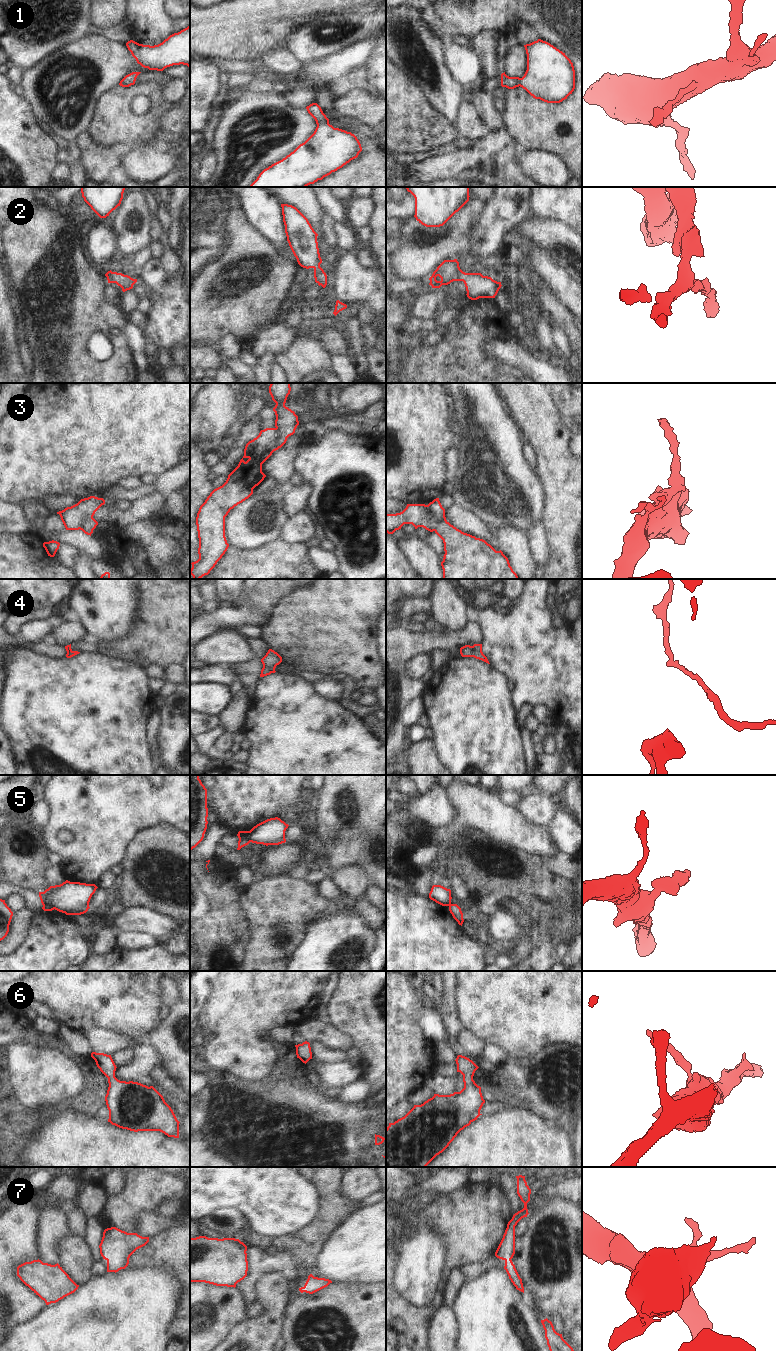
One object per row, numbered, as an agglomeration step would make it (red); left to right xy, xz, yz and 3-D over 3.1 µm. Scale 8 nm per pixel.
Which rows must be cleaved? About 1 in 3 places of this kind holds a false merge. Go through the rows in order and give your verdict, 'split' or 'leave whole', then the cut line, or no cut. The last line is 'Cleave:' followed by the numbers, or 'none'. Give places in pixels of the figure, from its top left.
1: leave whole | no cut
2: leave whole | no cut
3: leave whole | no cut
4: leave whole | no cut
5: split | xz (239, 837), (244, 837), (250, 841)
6: leave whole | no cut
7: leave whole | no cut
Cleave: 5

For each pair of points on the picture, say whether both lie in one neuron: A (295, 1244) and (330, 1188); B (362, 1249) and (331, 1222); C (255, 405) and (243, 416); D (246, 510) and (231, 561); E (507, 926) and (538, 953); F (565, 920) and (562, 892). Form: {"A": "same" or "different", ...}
{"A": "same", "B": "different", "C": "same", "D": "different", "E": "different", "F": "different"}

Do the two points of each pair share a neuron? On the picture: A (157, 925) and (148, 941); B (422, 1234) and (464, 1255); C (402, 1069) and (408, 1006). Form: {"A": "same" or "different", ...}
{"A": "different", "B": "different", "C": "same"}

